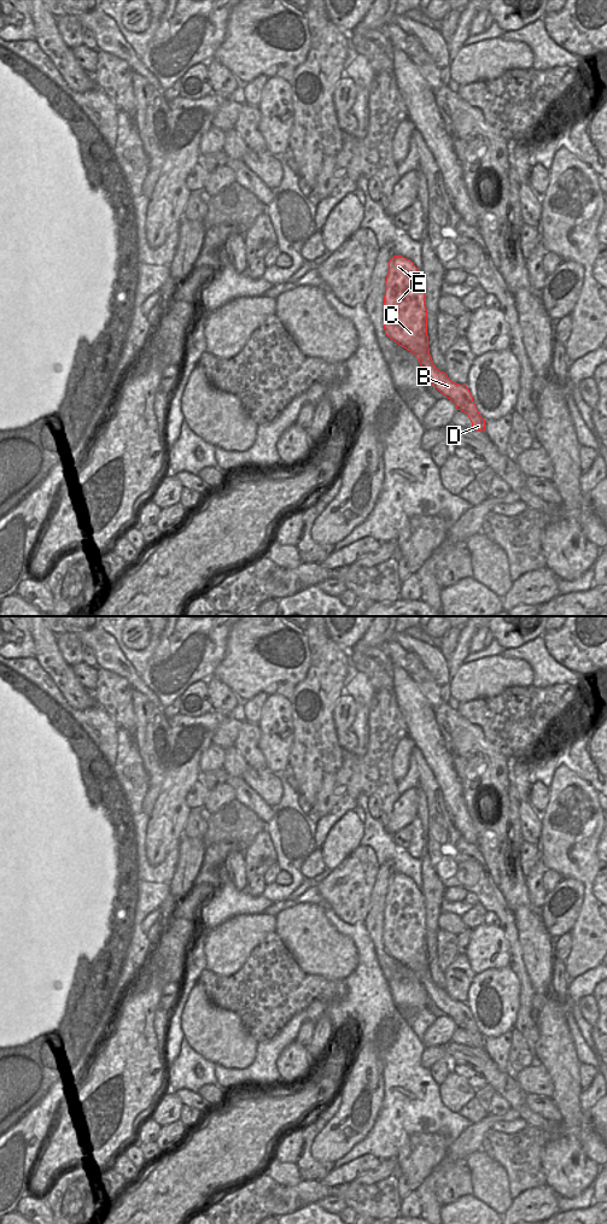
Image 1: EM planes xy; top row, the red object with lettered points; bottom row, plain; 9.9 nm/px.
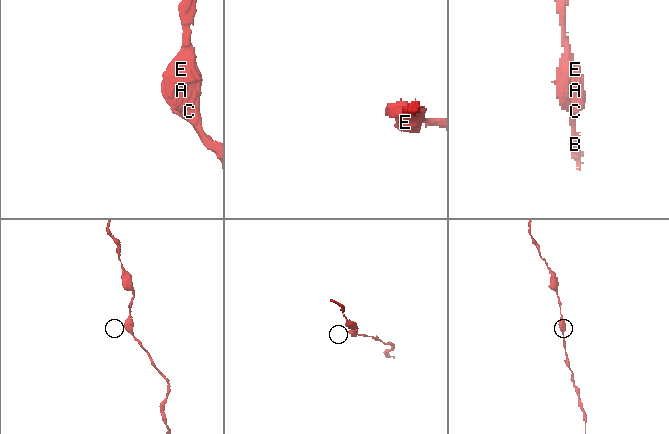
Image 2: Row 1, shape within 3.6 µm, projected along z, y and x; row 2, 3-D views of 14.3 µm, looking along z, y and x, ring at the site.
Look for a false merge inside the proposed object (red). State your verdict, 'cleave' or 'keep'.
keep

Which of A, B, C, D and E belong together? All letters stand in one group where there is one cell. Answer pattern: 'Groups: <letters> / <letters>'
Groups: A B C D E.

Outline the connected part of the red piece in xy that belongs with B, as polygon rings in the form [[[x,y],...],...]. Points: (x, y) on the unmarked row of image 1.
[[[393,873],[389,879],[384,913],[384,947],[391,957],[418,976],[430,1000],[450,1017],[457,1027],[468,1032],[471,1047],[484,1049],[485,1037],[479,1031],[467,1003],[453,1000],[432,978],[427,953],[425,897],[414,880],[402,873]]]

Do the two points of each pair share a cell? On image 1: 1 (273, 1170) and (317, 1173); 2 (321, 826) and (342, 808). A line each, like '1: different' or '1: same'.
1: different
2: same

